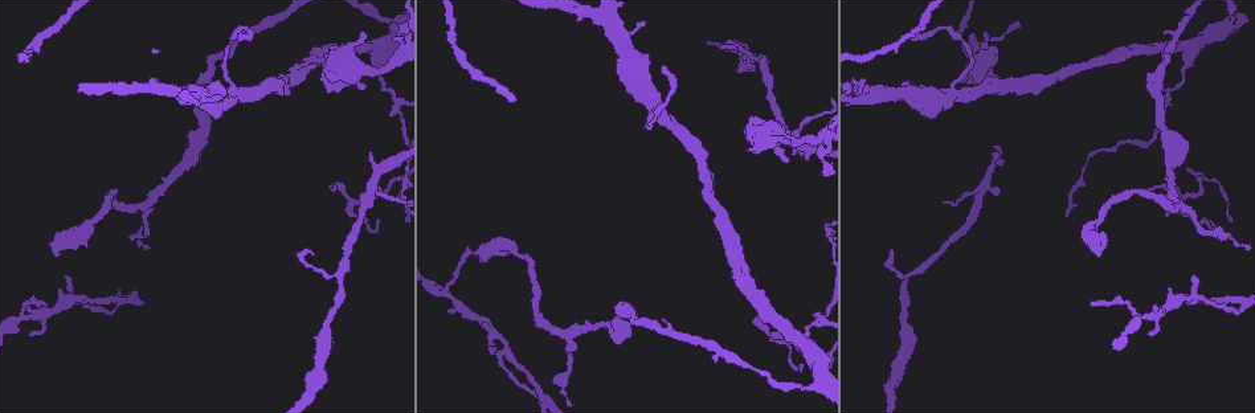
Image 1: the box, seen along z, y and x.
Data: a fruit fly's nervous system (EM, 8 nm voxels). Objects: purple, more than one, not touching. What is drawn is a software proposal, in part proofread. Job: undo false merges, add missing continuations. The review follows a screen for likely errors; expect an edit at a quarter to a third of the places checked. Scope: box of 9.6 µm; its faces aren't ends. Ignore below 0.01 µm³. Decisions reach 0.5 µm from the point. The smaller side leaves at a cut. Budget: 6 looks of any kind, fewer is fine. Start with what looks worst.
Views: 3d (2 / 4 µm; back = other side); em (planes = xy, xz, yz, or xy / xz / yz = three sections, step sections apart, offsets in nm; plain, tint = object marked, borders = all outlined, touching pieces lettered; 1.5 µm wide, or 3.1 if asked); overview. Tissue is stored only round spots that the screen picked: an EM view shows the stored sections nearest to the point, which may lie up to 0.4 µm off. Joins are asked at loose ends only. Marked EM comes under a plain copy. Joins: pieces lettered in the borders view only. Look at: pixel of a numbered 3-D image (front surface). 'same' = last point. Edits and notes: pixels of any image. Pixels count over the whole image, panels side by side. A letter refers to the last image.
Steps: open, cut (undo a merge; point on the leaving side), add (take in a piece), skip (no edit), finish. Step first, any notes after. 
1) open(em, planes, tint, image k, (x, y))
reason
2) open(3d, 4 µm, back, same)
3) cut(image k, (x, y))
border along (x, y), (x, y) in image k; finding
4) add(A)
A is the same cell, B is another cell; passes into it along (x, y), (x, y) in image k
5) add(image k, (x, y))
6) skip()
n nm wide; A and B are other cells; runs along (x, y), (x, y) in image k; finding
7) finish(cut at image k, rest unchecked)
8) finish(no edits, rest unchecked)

open(3d, 2 µm, image 1, (787, 162))
free end

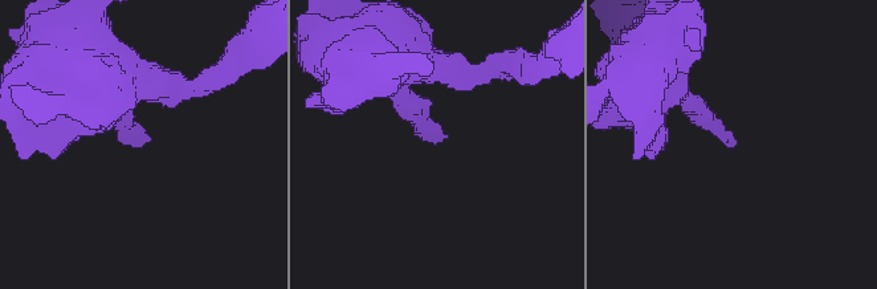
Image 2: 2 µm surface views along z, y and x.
open(em, yz, step 8, tint, image 2, (146, 137))

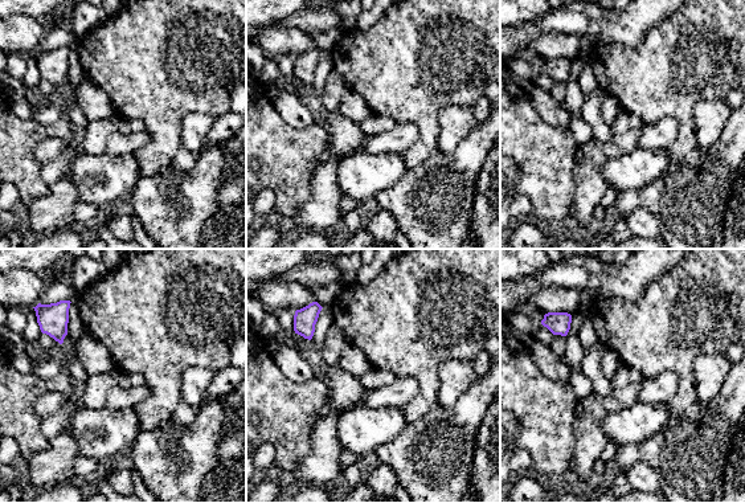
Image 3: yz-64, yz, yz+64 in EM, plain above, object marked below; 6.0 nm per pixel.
open(em, planes, borders, same)

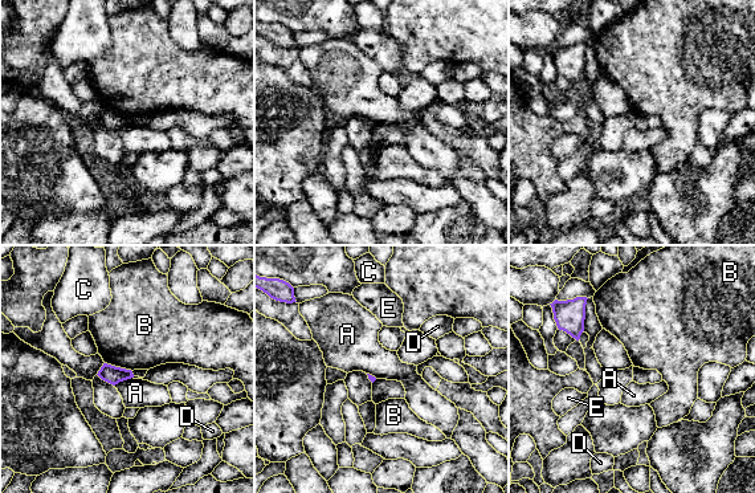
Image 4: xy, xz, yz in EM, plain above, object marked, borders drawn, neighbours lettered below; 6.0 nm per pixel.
skip()
B touches over 180 nm; A, B, C, D and E are other cells; border along (105, 362), (131, 371) in image 4; no lettered piece goes on from it

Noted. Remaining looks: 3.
open(3d, 2 µm, image 1, (774, 332))
branch point

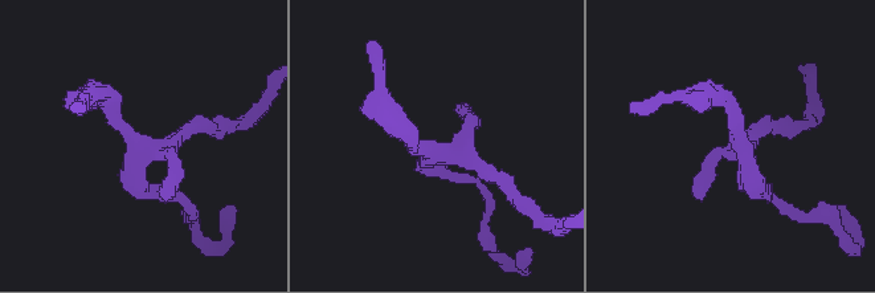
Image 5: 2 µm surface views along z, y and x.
open(em, xz, step 8, tint, image 5, (429, 152))
need the tissue

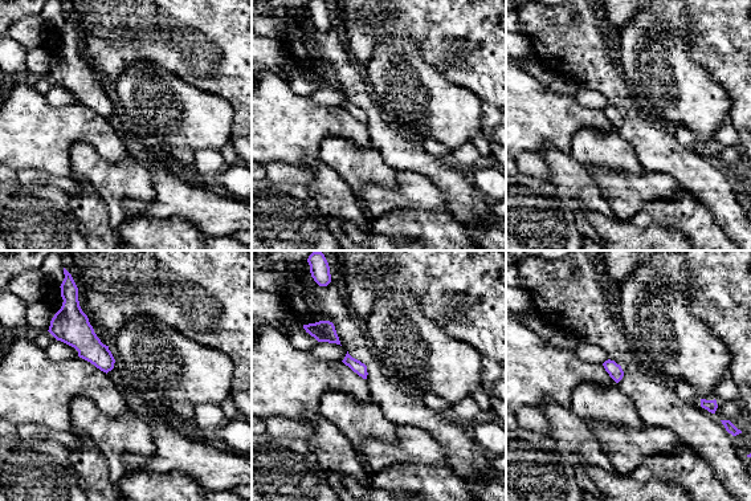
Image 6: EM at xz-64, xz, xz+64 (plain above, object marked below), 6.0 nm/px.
open(em, planes, borders, same)
another direction

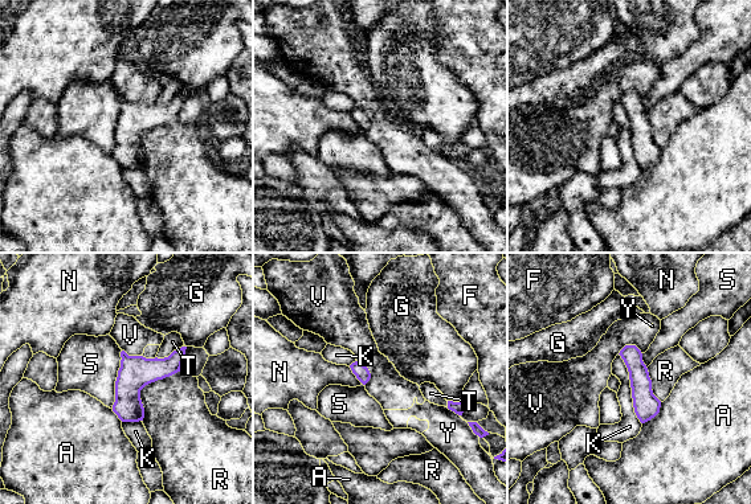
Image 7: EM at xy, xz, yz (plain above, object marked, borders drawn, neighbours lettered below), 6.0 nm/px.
skip()
K touches over 460 nm; A, F, G, K, N, R, S, T, V and Y are other cells; border along (619, 353), (641, 423) in image 7; one cell here

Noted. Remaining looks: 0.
finish(no edits, rest unchecked)

